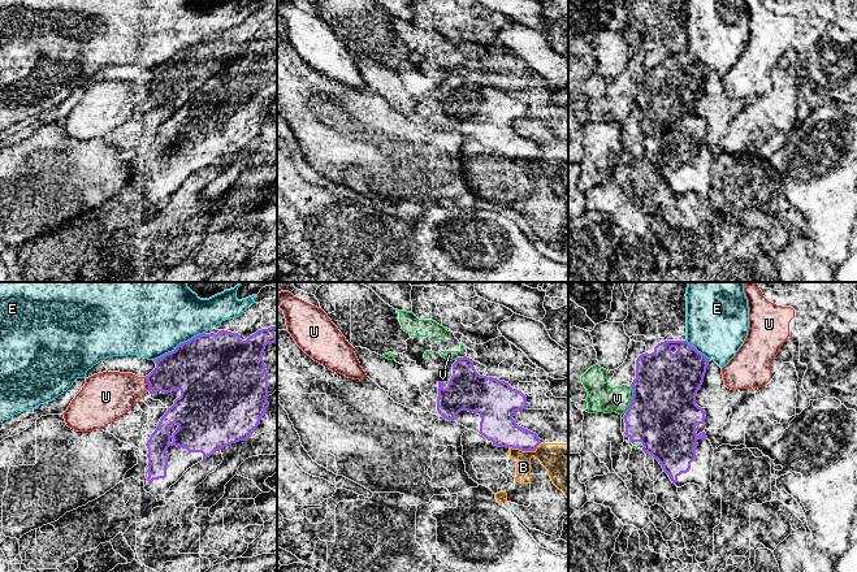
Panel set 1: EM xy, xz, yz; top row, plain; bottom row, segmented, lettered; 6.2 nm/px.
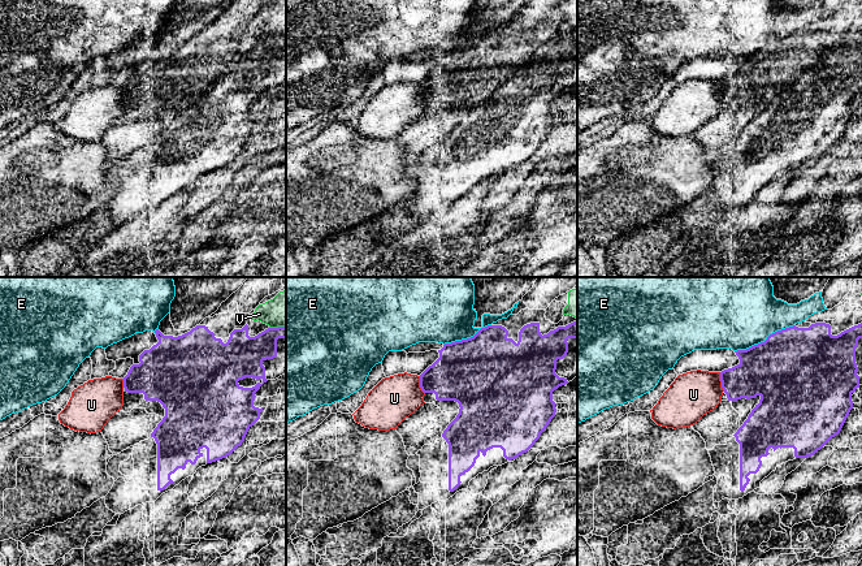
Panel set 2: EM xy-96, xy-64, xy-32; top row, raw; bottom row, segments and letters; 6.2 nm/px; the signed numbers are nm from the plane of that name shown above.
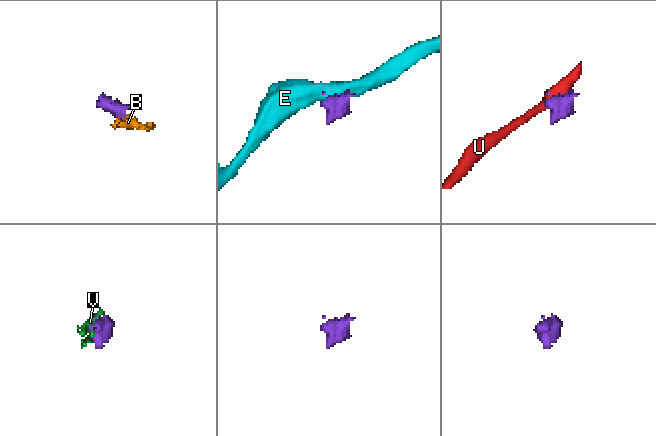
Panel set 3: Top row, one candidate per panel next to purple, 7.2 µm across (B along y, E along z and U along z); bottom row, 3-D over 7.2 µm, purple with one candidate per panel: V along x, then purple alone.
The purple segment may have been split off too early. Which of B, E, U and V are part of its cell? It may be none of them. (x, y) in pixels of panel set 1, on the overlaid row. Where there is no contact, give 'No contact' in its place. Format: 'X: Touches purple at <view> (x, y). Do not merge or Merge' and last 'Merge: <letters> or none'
B: Touches purple at xz (526, 450). Do not merge
E: Touches purple at xy (178, 345). Do not merge
U: Touches purple at xy (148, 384). Do not merge
V: Touches purple at yz (632, 399). Do not merge
Merge: none

